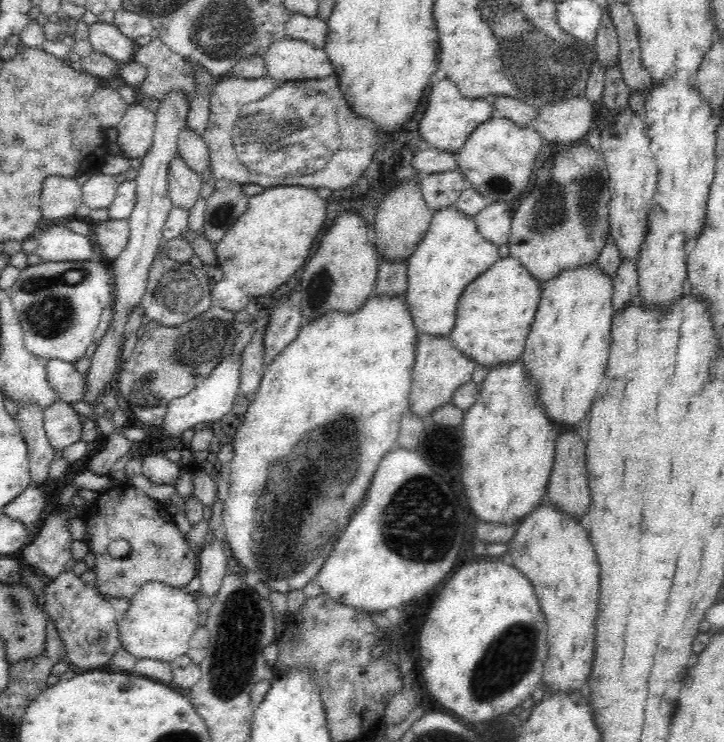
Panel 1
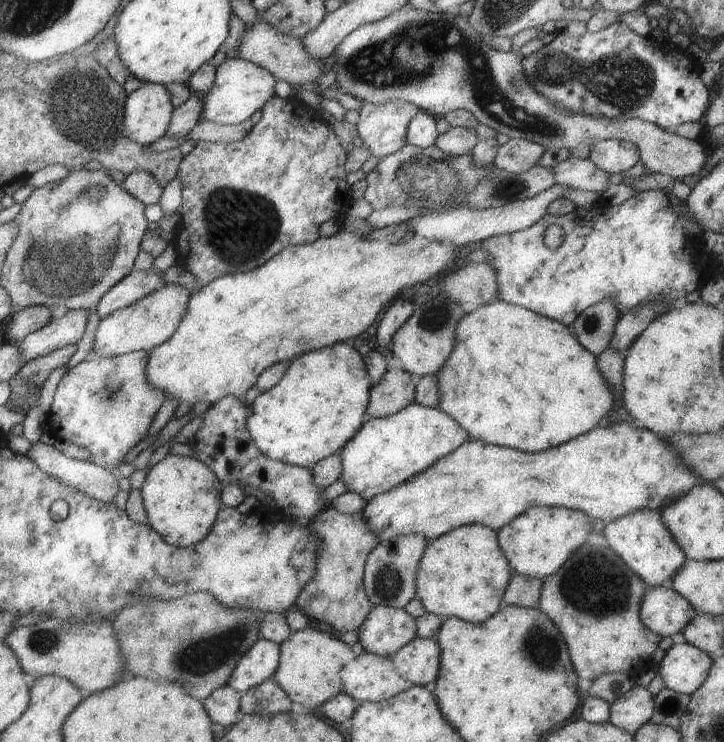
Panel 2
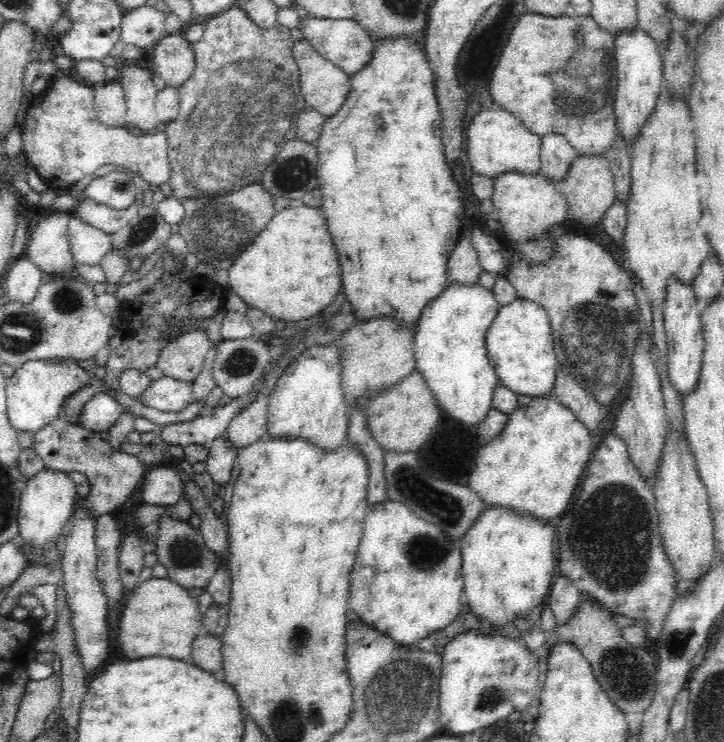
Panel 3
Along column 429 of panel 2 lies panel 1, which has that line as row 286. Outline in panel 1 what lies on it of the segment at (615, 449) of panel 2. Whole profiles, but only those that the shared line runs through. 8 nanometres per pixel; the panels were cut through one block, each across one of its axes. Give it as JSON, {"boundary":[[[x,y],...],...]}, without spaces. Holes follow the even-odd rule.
{"boundary":[[[512,255],[500,258],[464,288],[454,328],[448,337],[454,348],[484,368],[514,364],[516,360],[521,360],[539,305],[540,288],[537,280]]]}

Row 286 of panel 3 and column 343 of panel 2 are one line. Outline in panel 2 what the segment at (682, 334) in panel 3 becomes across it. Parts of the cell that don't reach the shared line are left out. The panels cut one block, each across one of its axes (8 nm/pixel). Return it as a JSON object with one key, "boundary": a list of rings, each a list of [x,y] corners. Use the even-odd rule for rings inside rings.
{"boundary":[[[366,651],[345,664],[339,675],[342,692],[361,702],[388,700],[414,686],[400,676],[392,657]]]}

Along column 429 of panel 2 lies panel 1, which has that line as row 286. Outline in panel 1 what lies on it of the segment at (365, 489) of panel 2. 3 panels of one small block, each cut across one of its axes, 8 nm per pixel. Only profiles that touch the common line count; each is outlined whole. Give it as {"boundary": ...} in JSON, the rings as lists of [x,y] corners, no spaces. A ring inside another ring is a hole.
{"boundary":[[[456,206],[434,211],[428,231],[406,262],[407,289],[404,295],[416,332],[448,337],[454,328],[464,288],[500,258],[498,246],[480,235],[474,217],[462,214]]]}

